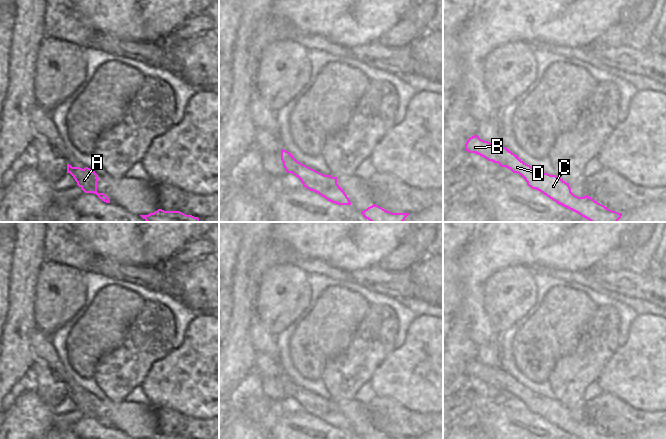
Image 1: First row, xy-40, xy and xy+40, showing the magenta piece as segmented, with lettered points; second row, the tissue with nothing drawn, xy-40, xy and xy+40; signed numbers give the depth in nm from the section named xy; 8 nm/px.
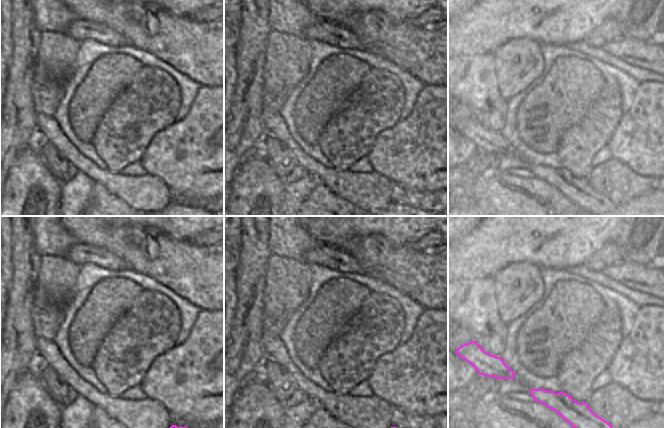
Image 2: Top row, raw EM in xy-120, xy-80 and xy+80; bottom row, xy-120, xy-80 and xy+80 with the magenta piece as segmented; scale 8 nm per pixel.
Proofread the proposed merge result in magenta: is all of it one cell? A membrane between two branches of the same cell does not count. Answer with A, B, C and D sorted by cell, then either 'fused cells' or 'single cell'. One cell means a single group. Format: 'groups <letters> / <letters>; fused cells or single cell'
groups A B C D; single cell

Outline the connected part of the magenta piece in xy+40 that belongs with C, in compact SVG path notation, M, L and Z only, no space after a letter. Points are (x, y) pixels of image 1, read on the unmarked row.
M474 359L467 364L465 375L476 377L488 385L510 393L513 397L518 397L529 411L540 415L556 427L579 439L622 439L622 437L608 433L588 419L584 421L574 419L569 407L556 399L534 393L501 367L490 367Z

